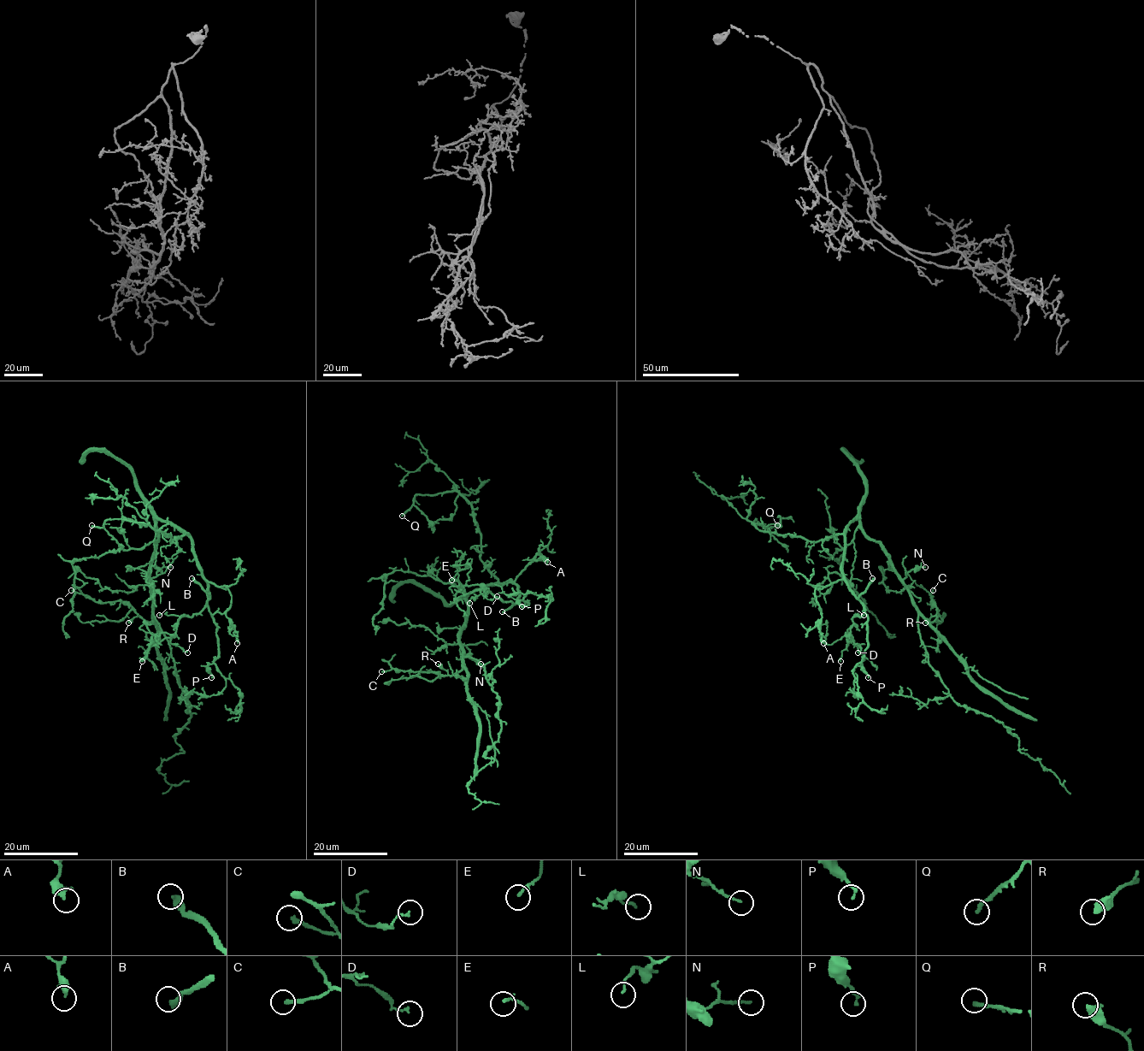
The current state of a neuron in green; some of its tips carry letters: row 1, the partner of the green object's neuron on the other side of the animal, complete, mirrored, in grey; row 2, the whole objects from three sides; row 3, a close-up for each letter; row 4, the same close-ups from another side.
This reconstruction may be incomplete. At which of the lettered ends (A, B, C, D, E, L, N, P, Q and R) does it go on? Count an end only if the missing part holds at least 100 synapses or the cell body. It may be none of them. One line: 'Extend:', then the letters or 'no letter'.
Extend: B

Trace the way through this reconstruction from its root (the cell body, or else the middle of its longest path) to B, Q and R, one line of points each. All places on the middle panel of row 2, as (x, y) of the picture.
B: (460, 634), (468, 611), (467, 596), (471, 593), (490, 585), (513, 582), (517, 587), (517, 601), (502, 611)
Q: (460, 634), (467, 596), (497, 581), (480, 559), (473, 508), (457, 492), (446, 491), (416, 494), (402, 516)
R: (460, 634), (462, 669), (449, 675), (438, 664)

